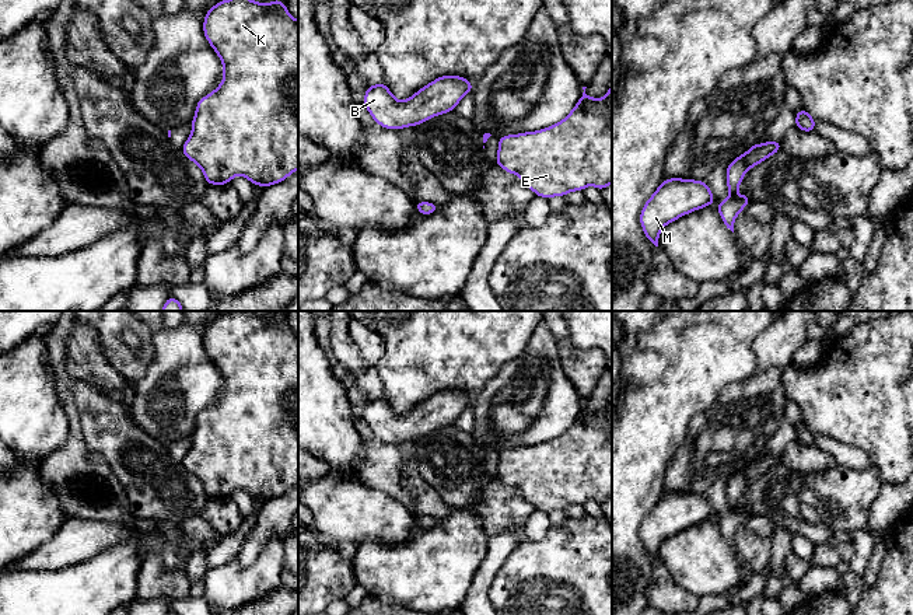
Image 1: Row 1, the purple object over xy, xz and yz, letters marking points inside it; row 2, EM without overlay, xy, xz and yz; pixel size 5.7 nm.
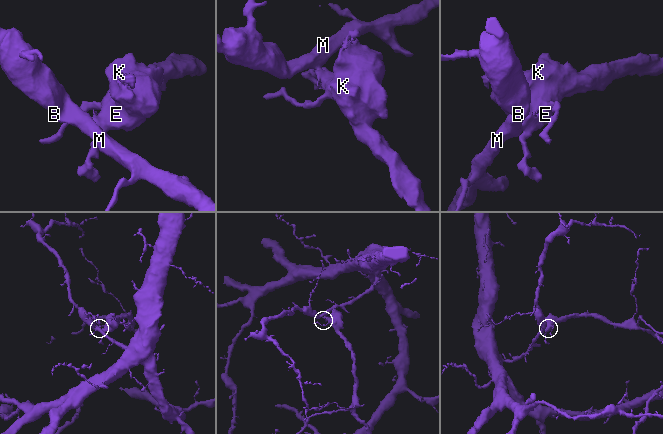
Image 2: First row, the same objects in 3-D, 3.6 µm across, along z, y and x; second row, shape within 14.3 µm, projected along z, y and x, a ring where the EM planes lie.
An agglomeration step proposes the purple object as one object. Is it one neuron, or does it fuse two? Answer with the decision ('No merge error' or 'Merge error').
Merge error

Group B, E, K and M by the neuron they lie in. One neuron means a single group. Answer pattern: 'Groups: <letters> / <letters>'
Groups: B M / E K

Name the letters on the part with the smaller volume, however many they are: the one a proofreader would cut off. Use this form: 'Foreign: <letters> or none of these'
Foreign: E, K

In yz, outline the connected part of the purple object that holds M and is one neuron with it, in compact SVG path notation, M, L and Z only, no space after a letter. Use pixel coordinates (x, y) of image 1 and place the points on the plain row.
M669 492L646 516L640 538L648 555L658 560L660 546L667 538L713 517L713 507L704 495Z

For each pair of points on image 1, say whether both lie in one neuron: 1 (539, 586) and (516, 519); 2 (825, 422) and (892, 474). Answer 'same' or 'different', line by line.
1: different
2: same

